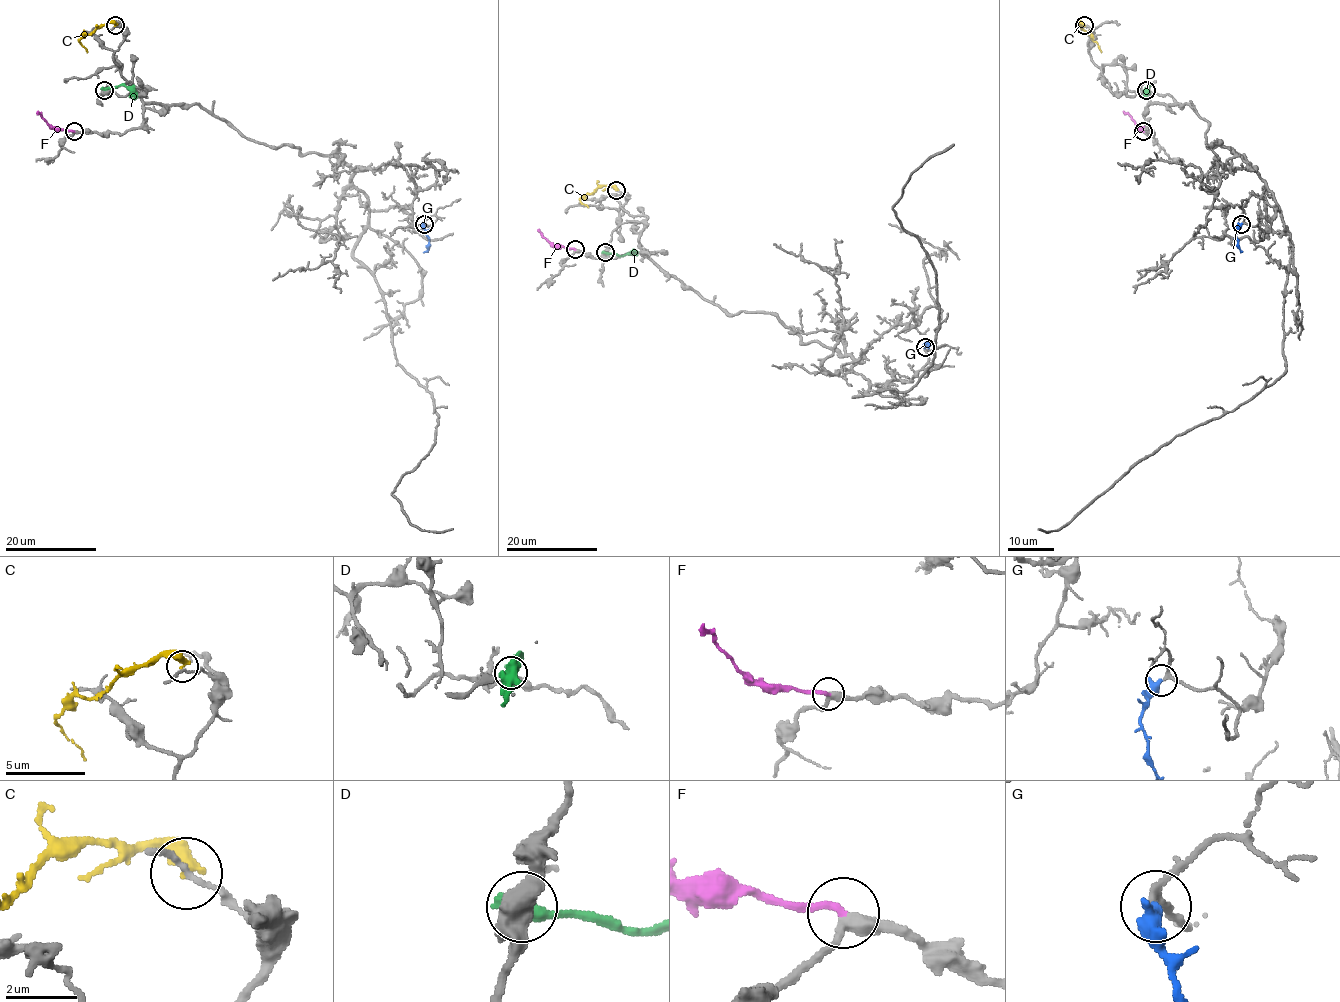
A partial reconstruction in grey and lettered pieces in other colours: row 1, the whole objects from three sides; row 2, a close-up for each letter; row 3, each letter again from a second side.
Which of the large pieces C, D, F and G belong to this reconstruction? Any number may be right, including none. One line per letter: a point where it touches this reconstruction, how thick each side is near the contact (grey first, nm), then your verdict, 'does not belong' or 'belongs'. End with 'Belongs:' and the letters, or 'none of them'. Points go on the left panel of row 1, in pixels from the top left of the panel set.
C: (115, 25) | 130/360 nm | does not belong
D: (104, 90) | 550/480 nm | does not belong
F: (74, 131) | 360/220 nm | belongs
G: (424, 224) | 180/480 nm | belongs
Belongs: F, G

